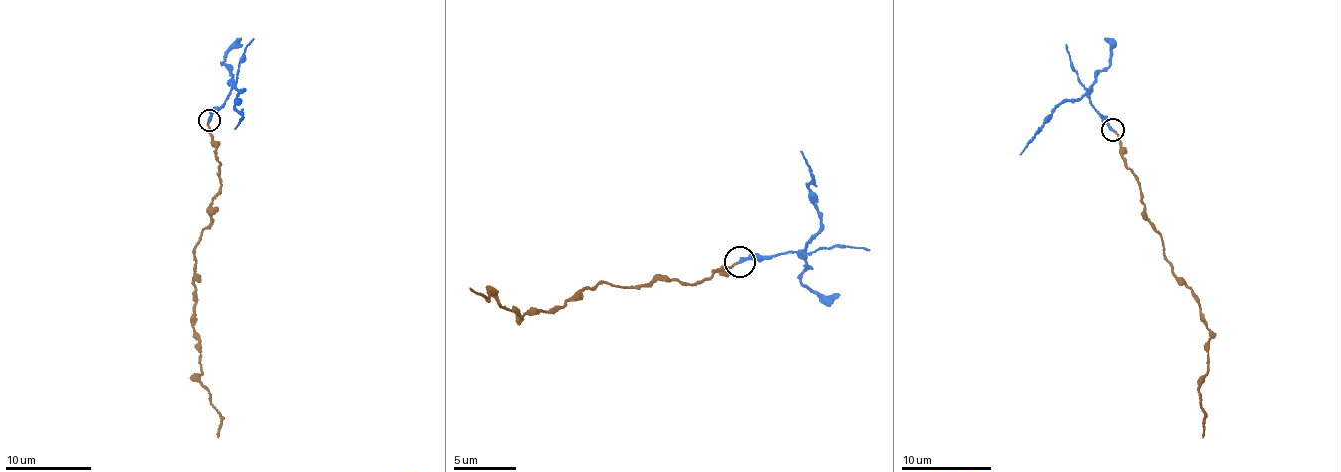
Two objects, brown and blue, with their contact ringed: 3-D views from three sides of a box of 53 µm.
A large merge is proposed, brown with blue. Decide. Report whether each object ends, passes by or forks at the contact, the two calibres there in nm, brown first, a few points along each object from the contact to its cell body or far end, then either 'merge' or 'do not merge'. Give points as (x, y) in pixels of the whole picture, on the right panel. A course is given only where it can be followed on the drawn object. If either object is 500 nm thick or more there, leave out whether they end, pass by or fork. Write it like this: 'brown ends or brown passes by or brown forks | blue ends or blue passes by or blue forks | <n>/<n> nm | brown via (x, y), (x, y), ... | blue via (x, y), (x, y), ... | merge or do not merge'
brown ends | blue ends | 160/240 nm | brown via (1112, 132), (1135, 175), (1144, 218), (1209, 332), (1202, 438) | blue via (1112, 129), (1085, 94), (1058, 104), (1020, 154) | do not merge

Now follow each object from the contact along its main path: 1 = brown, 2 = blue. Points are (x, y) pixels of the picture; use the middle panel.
1: (738, 260), (702, 281), (585, 287), (522, 316), (498, 307), (497, 294), (470, 288)
2: (739, 261), (806, 251), (820, 217), (807, 193), (811, 174), (801, 152)

